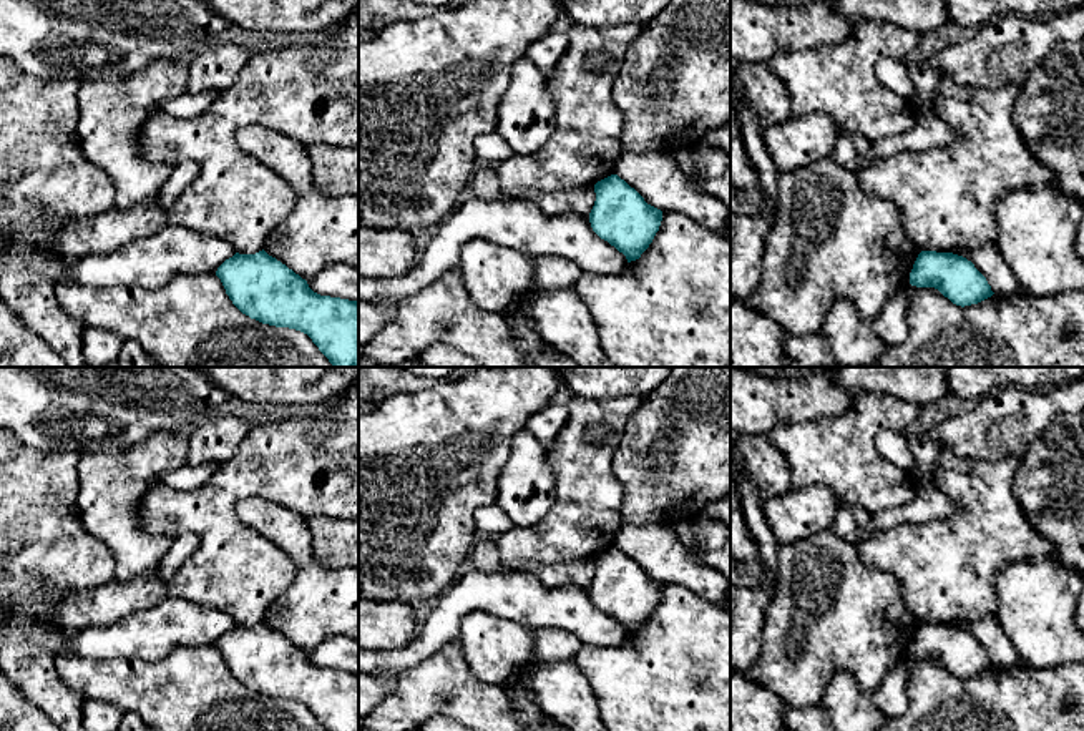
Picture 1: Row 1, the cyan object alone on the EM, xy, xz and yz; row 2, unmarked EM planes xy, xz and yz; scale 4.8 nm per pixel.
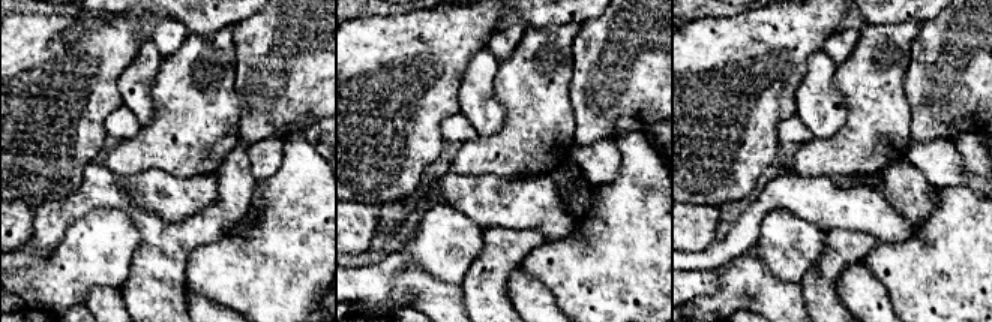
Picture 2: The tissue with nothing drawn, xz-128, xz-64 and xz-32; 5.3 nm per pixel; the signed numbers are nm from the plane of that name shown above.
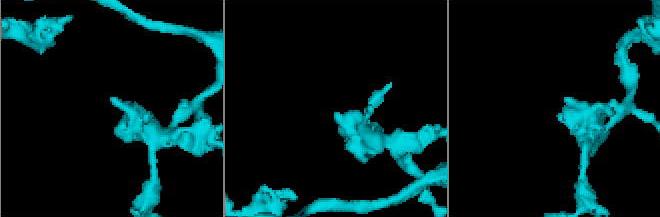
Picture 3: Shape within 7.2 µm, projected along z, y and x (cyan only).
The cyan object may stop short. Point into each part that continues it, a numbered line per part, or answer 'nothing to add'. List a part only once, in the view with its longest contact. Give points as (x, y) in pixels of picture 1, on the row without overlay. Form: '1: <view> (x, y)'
nothing to add

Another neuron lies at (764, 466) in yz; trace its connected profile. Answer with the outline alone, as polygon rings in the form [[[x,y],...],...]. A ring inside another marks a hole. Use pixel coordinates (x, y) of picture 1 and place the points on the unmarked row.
[[[737,435],[737,452],[742,457],[744,475],[757,487],[764,502],[793,488],[789,462],[767,435]]]

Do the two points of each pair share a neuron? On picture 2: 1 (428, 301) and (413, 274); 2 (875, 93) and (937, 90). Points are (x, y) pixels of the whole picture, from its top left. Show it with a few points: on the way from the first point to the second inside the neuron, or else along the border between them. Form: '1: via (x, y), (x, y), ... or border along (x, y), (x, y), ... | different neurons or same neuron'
1: via (425, 295), (413, 280) | same neuron
2: border along (908, 57), (904, 95), (910, 107), (911, 126) | different neurons

